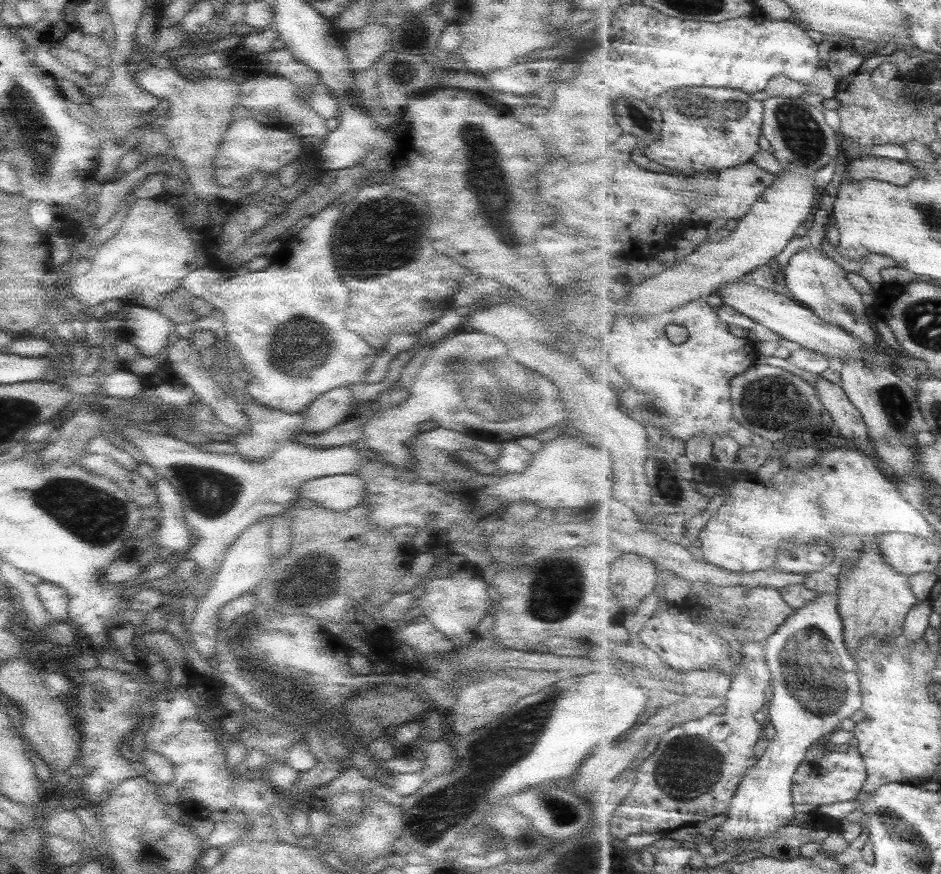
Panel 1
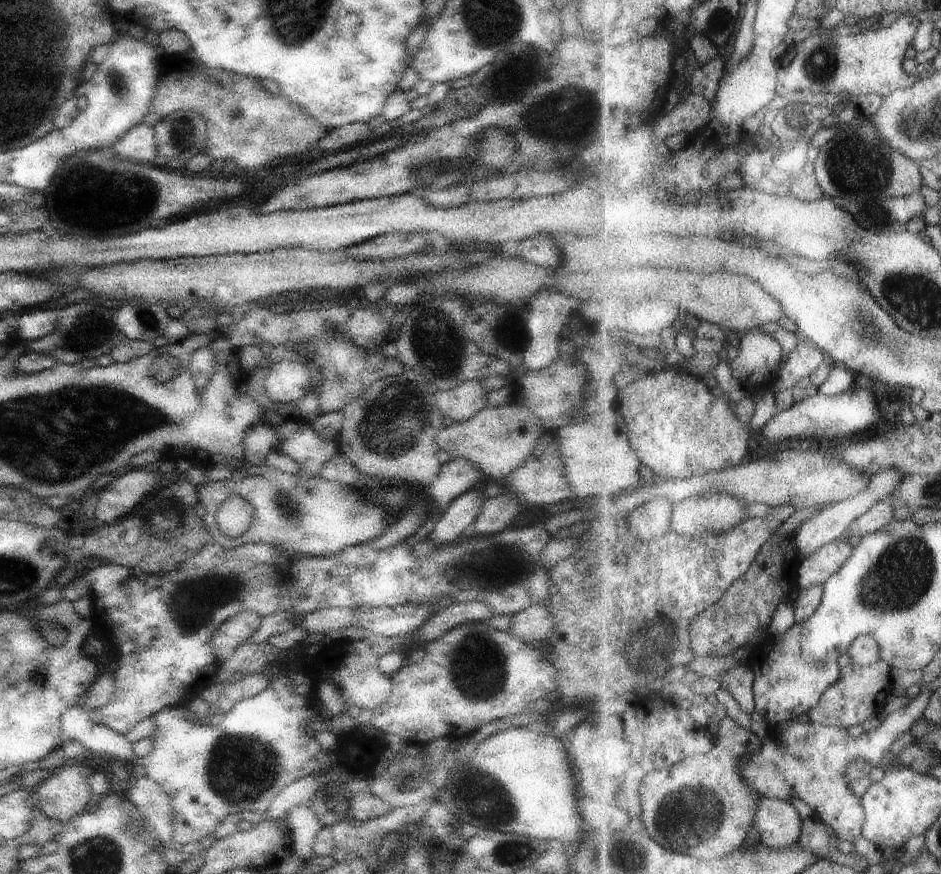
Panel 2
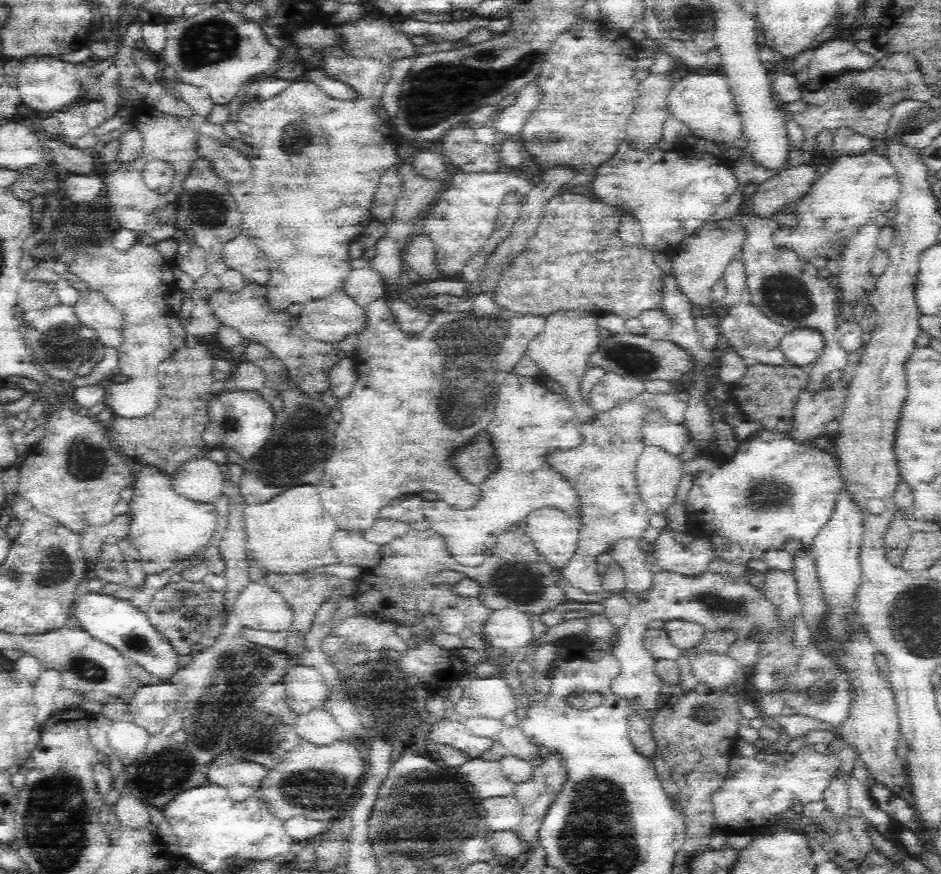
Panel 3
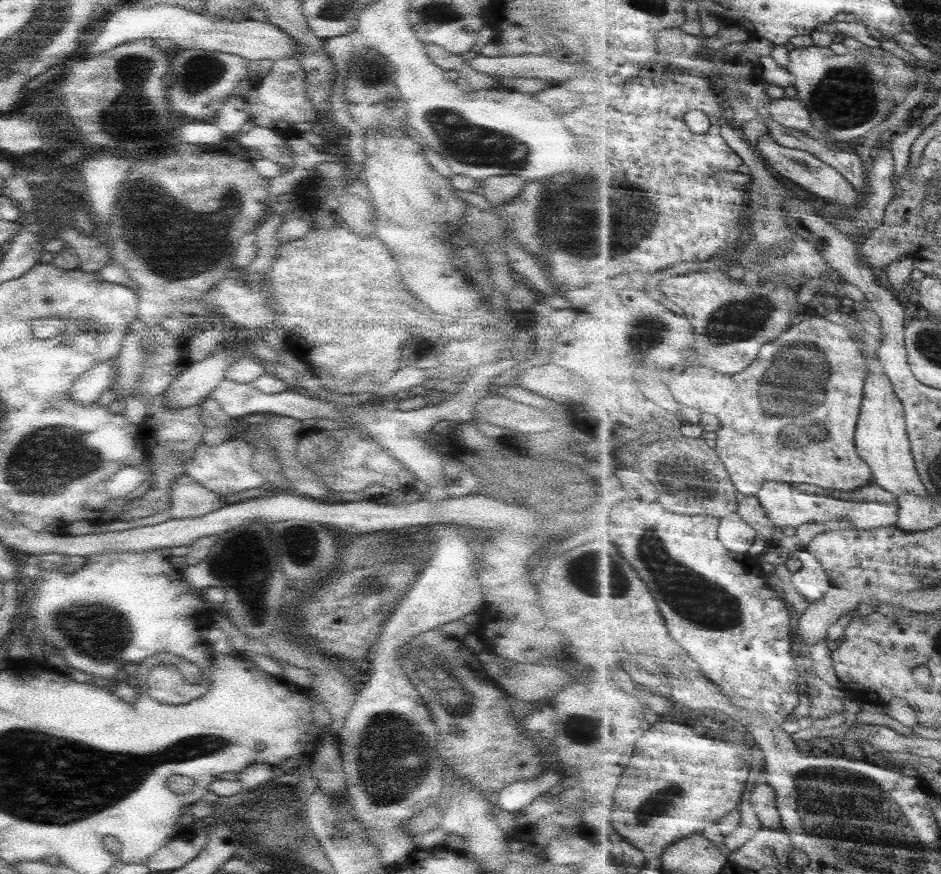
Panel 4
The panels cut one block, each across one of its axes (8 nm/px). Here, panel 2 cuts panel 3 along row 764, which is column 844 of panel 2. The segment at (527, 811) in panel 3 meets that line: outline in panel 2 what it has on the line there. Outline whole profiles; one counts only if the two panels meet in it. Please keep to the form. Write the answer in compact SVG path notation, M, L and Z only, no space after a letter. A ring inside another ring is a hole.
M847 537L832 540L826 545L823 545L819 550L816 550L811 556L802 560L797 571L797 587L804 589L810 586L824 585L841 567L851 558L856 547L851 546Z

